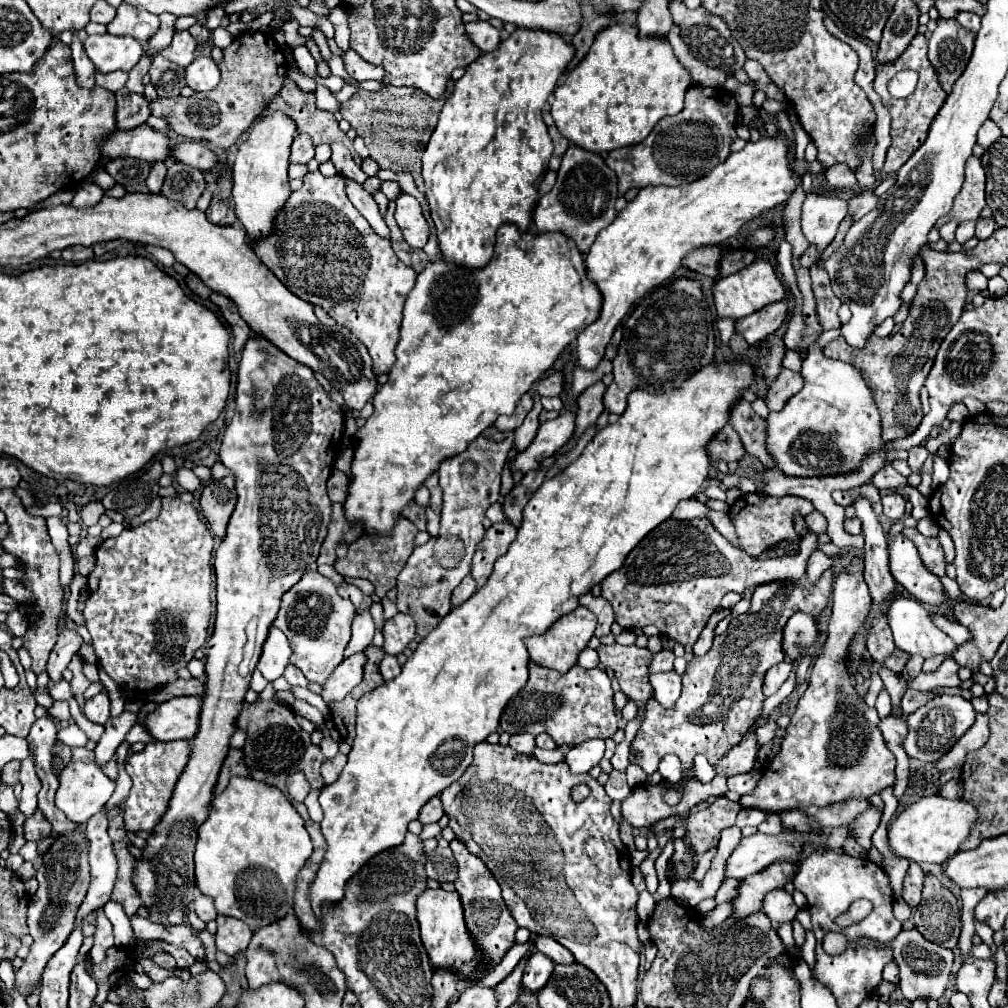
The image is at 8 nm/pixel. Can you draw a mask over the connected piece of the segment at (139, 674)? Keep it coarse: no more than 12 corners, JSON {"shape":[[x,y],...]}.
{"shape":[[191,503],[99,543],[83,617],[132,693],[207,641],[213,537]]}

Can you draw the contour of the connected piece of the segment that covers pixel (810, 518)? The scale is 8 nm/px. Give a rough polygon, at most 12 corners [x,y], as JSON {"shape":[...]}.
{"shape":[[813,511],[805,517],[811,533],[825,533],[823,513]]}

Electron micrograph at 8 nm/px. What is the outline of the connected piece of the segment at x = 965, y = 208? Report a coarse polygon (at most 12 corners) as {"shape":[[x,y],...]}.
{"shape":[[977,157],[965,165],[965,183],[953,209],[937,221],[979,219],[985,207],[985,171]]}

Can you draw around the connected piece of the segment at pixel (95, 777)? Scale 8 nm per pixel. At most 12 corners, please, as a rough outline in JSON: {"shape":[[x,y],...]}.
{"shape":[[69,763],[55,805],[85,825],[115,783],[95,763]]}

